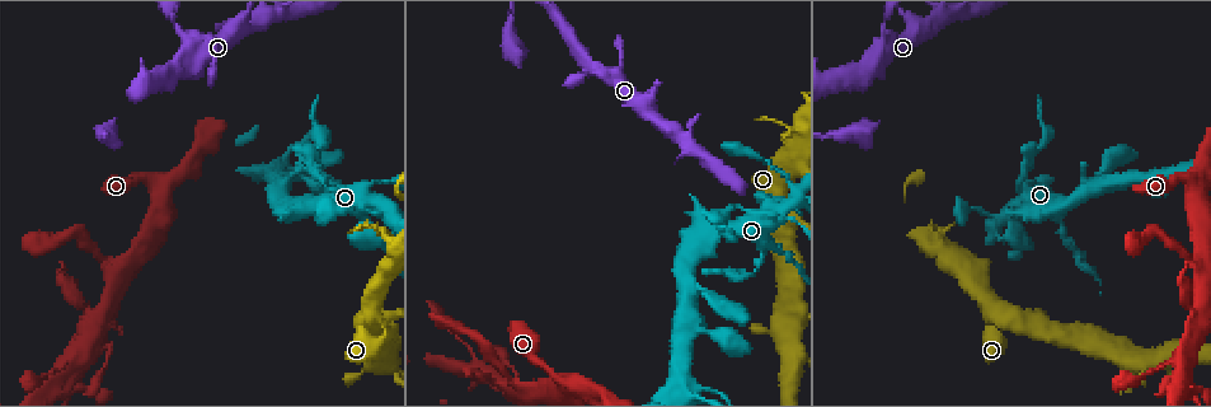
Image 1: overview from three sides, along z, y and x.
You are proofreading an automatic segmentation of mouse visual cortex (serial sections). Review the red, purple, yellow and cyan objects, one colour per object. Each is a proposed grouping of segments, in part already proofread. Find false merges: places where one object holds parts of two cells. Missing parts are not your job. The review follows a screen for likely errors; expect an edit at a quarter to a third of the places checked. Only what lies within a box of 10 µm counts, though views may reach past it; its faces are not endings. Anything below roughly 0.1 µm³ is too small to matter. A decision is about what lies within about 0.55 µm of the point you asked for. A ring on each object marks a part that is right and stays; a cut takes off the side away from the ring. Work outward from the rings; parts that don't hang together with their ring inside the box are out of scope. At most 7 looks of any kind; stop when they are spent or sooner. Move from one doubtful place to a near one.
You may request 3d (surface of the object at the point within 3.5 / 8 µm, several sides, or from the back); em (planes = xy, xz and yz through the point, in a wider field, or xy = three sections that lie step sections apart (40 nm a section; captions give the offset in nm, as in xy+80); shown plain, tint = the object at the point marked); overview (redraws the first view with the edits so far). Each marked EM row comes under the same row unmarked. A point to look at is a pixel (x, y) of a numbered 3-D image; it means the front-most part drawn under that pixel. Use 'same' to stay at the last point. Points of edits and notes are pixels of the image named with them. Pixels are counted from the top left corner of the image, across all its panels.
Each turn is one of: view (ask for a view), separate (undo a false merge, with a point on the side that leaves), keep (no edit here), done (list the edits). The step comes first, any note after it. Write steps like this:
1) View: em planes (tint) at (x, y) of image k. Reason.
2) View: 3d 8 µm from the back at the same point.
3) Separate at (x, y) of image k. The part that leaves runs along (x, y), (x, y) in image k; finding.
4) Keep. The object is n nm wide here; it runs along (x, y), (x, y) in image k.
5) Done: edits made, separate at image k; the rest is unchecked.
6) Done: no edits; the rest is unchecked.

View: 3d 8 µm from the back at (589, 71) of image 1. Sudden change in width.

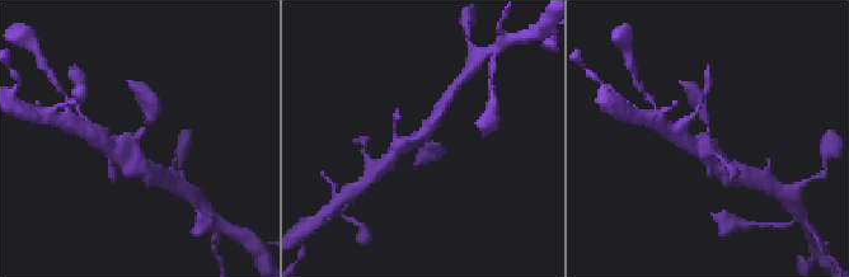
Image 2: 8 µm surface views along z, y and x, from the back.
View: 3d 3.5 µm at the same point.

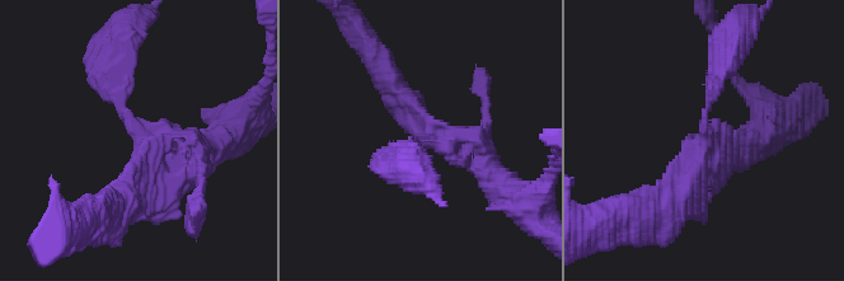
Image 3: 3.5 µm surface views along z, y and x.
View: em xy step 5 (tint) at (417, 138) of image 3. Need the tissue.

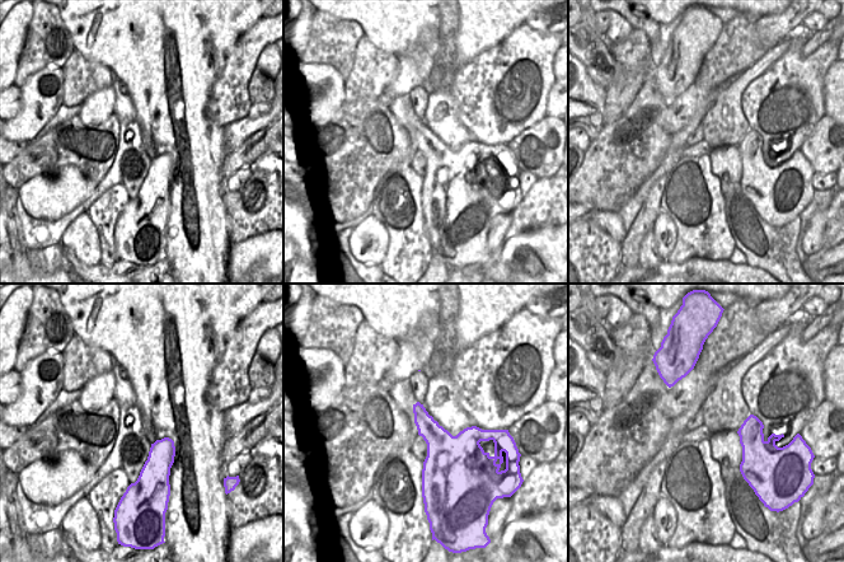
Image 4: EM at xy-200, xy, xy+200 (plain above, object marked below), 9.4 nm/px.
Keep. All the same cell.

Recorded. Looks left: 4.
View: 3d 3.5 µm at (78, 357) of image 1. Looks like a crossing.

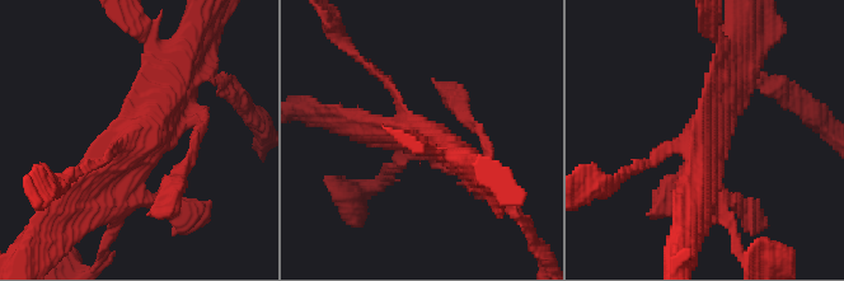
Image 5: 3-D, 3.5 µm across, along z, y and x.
View: em xy step 2 (tint) at (136, 136) of image 5. Now the EM.

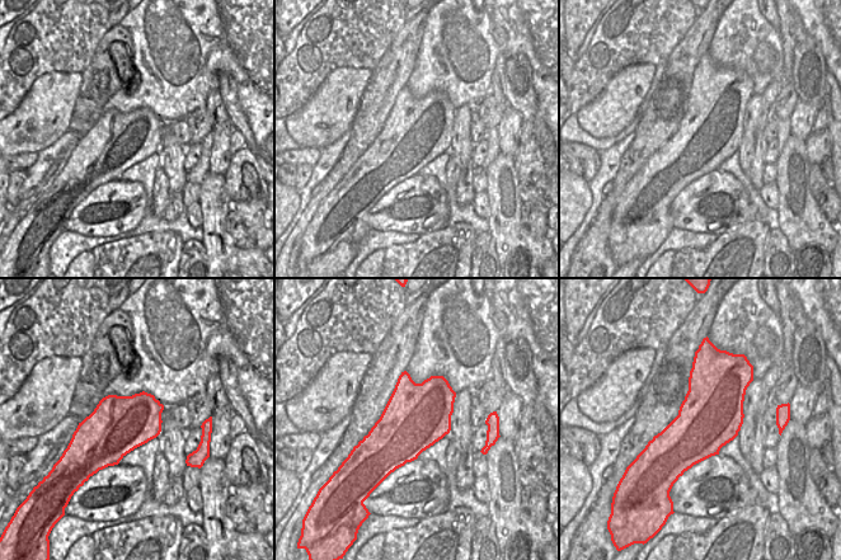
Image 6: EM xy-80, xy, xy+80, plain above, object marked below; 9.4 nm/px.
View: em planes (tint) at the same point. Cut it another way.

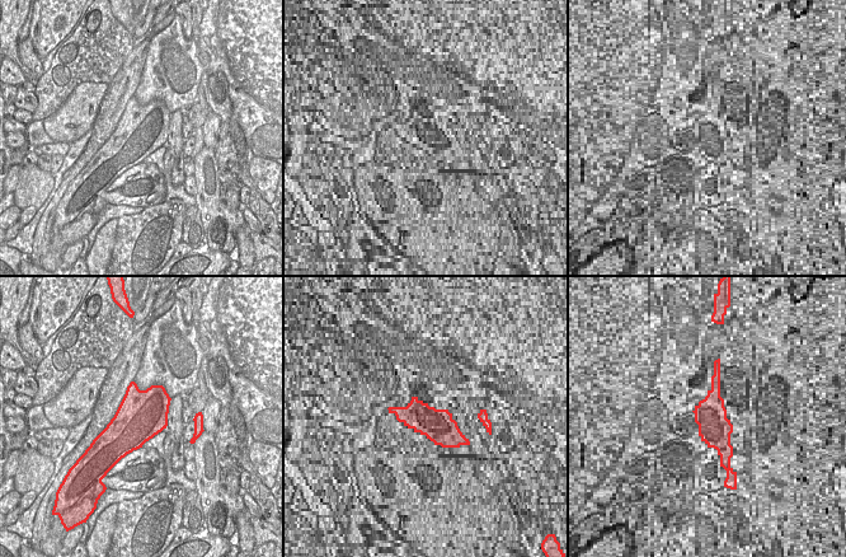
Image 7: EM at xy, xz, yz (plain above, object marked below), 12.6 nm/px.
Keep. Continuous, no second cell.

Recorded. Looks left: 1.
Done: no edits; the rest is unchecked.

